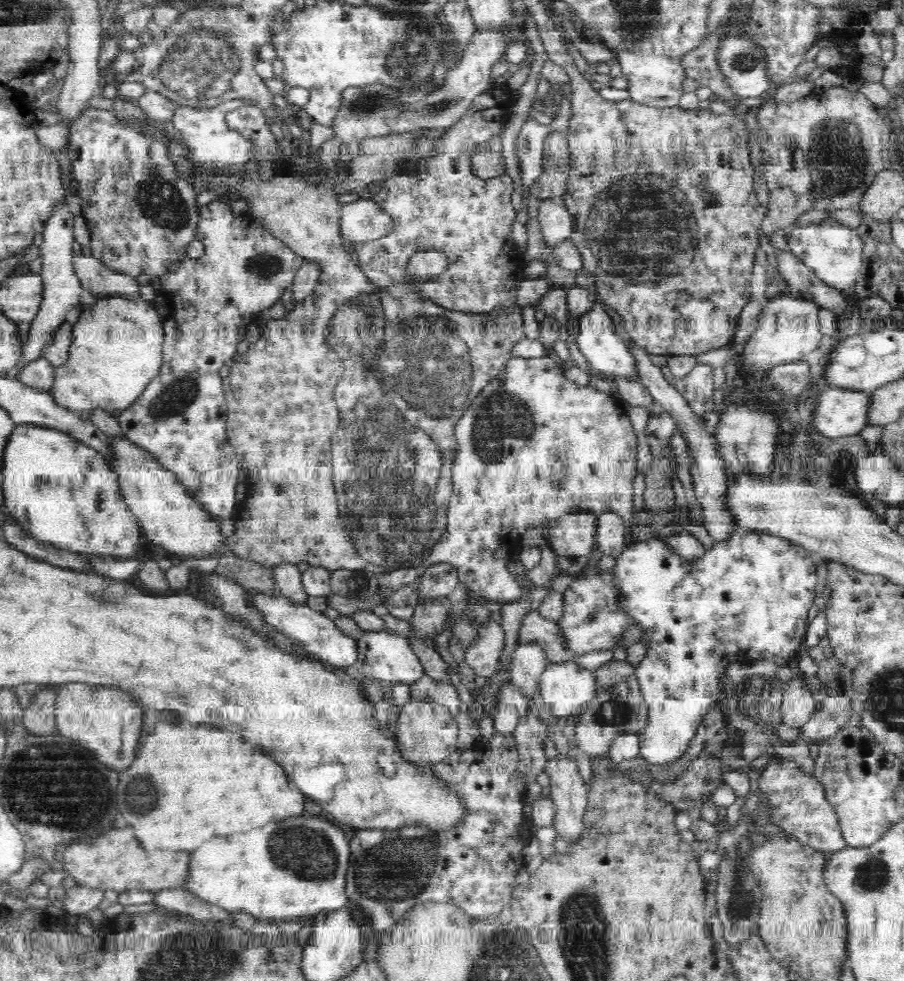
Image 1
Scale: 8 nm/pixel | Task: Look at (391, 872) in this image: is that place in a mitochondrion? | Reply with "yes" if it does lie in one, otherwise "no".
yes

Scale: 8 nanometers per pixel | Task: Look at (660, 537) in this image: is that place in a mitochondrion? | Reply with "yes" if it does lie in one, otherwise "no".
no

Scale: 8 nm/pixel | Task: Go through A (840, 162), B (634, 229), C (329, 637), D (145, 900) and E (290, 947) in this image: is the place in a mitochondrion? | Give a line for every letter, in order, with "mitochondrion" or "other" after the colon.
A: mitochondrion
B: mitochondrion
C: other
D: other
E: other

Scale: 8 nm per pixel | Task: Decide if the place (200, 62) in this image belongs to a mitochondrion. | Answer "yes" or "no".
yes

